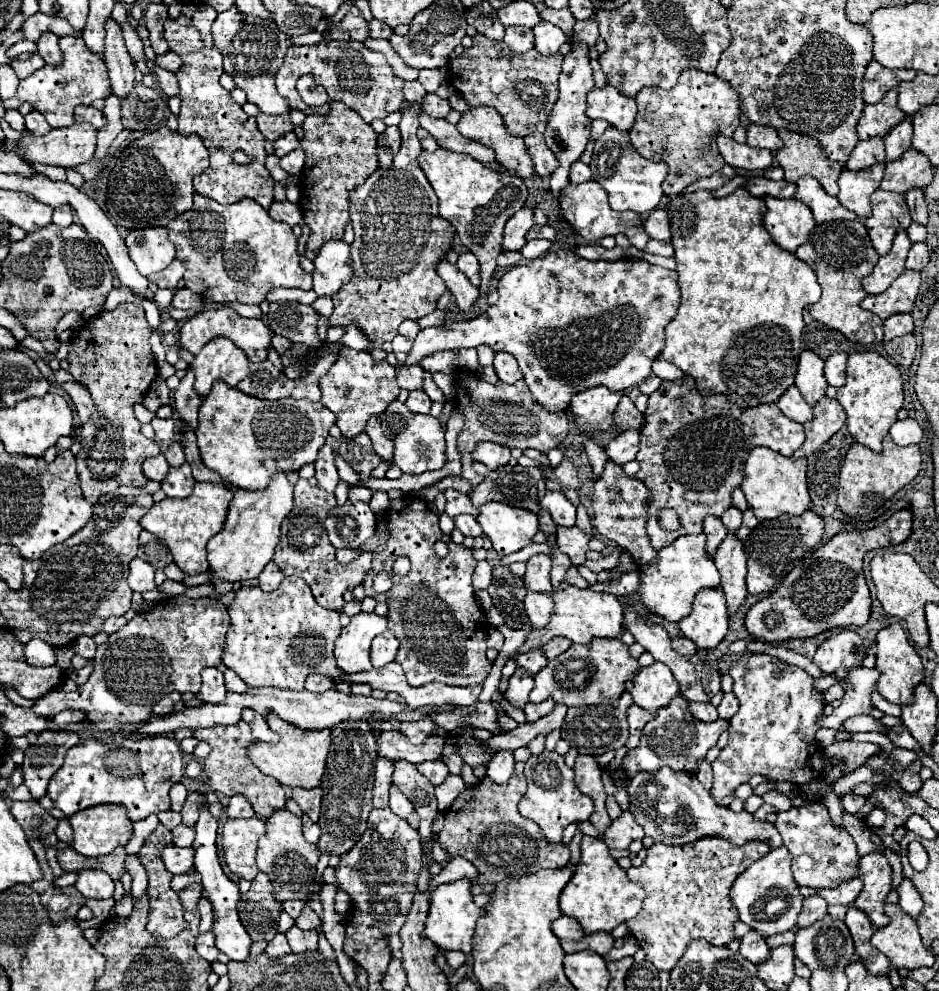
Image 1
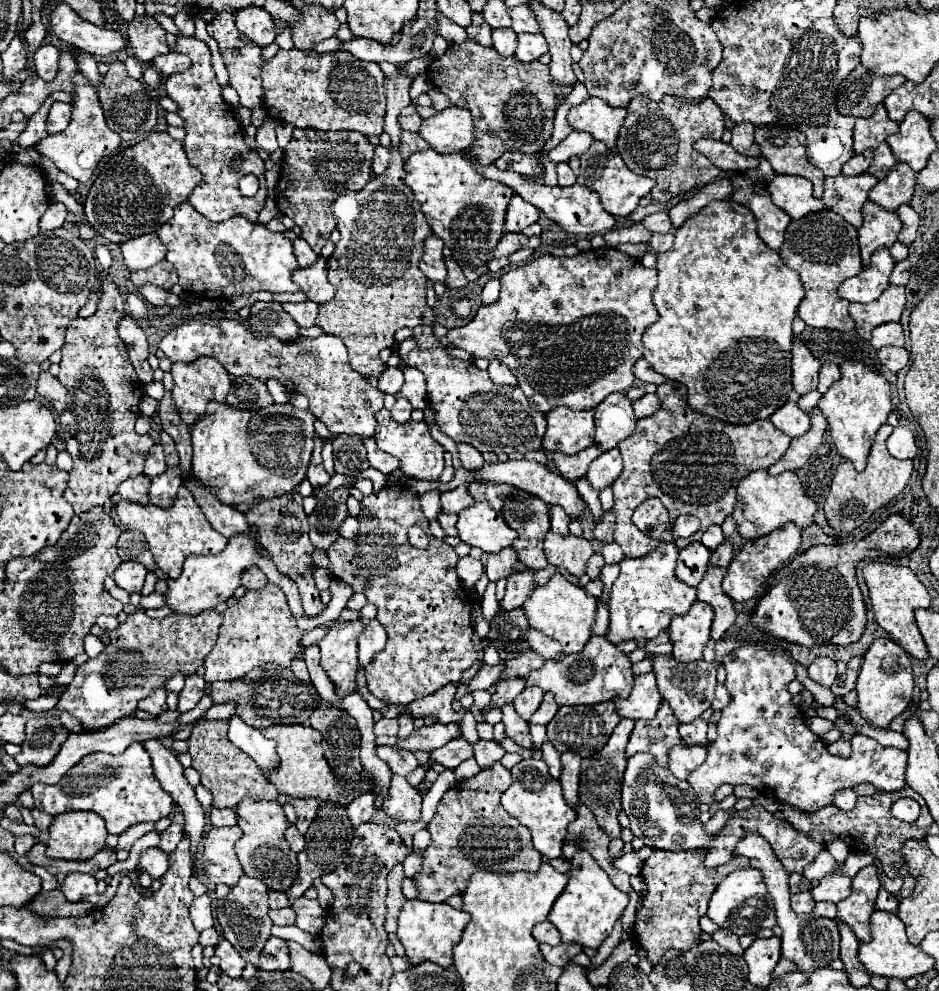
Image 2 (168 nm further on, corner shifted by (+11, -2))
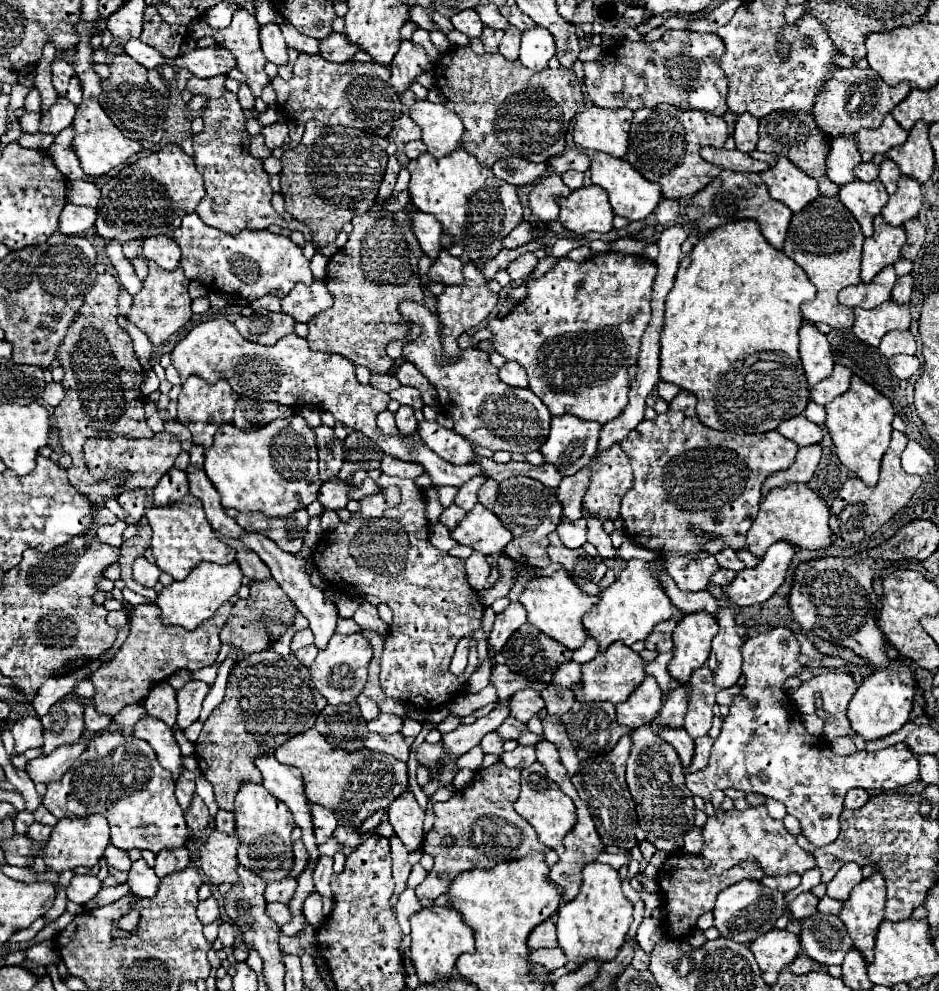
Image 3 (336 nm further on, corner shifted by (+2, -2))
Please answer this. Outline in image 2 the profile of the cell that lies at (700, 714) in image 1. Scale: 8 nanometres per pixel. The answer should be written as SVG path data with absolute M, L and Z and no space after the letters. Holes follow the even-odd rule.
M695 719L689 725L679 725L679 735L687 745L701 745L707 747L707 721L703 719Z

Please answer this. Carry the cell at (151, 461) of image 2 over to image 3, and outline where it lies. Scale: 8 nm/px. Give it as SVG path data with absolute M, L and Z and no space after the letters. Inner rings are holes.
M168 431L156 433L154 439L128 439L128 437L114 437L114 439L88 439L84 445L86 465L98 479L106 479L116 473L130 471L130 481L126 481L126 489L134 487L156 487L158 479L174 467L178 453L182 451L180 441L170 435Z

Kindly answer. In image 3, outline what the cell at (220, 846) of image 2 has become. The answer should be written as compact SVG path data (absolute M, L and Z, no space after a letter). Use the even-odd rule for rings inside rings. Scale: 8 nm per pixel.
M214 831L202 845L198 853L198 867L212 885L236 883L238 881L238 843L236 835L226 835Z

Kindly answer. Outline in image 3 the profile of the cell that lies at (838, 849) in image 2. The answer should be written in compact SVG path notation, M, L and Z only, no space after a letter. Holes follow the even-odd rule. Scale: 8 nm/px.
M850 861L846 865L842 865L842 869L836 873L836 877L828 883L828 897L832 899L840 899L846 901L850 891L862 881L862 869L858 867L858 863Z

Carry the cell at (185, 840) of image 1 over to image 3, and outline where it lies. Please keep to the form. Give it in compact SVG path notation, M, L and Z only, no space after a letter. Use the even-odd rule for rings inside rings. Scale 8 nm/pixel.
M112 843L108 845L106 859L108 859L108 863L110 863L114 869L118 869L118 871L128 871L130 865L132 865L132 861L126 857L126 853L124 853L122 849L118 849L118 847L114 847Z

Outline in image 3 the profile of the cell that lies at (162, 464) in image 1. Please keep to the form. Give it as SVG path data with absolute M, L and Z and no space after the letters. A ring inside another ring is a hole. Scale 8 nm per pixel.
M132 489L132 491L124 491L122 495L118 495L118 503L126 513L126 523L138 523L144 515L146 507L152 507L152 489Z

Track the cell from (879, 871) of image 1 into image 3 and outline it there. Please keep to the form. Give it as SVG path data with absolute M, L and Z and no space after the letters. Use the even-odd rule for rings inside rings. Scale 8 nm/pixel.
M872 873L868 879L858 883L858 887L854 887L840 911L840 919L844 921L854 947L860 949L868 963L874 959L876 931L884 921L884 901L884 879L880 873Z

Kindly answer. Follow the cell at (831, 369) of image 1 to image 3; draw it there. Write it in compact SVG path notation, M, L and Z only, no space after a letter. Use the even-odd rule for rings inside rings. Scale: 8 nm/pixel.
M836 365L832 375L822 379L820 383L816 383L812 389L810 389L810 397L820 403L820 405L826 405L830 403L832 399L836 399L838 395L846 393L848 387L850 387L850 377L852 373L848 371L848 367L842 367L842 365Z

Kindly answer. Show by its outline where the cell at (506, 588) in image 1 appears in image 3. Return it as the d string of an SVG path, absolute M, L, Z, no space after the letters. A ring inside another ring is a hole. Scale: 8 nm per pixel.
M524 623L518 631L514 631L514 635L510 635L502 655L506 657L510 671L550 683L556 665L570 661L572 651L548 635L542 635L536 627L530 627L530 623Z

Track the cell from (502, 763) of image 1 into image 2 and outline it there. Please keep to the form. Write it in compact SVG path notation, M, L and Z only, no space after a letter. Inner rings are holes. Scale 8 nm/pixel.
M477 741L473 745L473 757L477 759L481 769L489 767L489 763L499 761L503 755L505 755L505 751L497 741Z

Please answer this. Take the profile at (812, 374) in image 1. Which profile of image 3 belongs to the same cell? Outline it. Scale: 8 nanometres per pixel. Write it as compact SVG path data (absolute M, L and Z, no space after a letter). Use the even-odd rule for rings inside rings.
M804 323L800 327L800 359L810 387L826 379L834 369L830 343L826 335L820 333L812 323Z

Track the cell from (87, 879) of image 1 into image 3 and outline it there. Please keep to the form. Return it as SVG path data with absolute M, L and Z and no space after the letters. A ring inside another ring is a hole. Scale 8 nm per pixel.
M74 875L66 893L68 893L68 899L72 903L78 903L78 905L84 905L88 903L98 891L100 891L102 883L98 877L92 877L92 875Z

